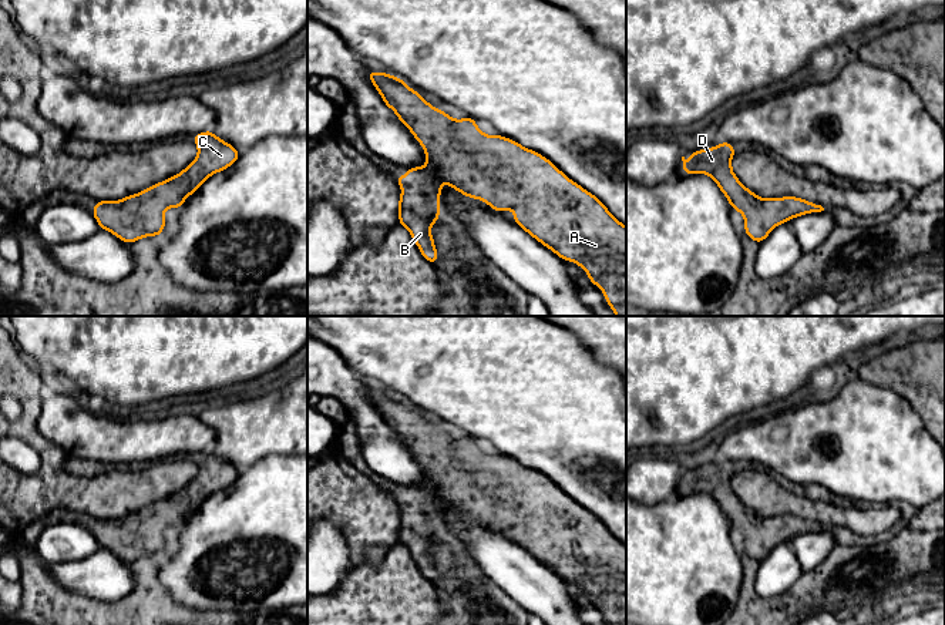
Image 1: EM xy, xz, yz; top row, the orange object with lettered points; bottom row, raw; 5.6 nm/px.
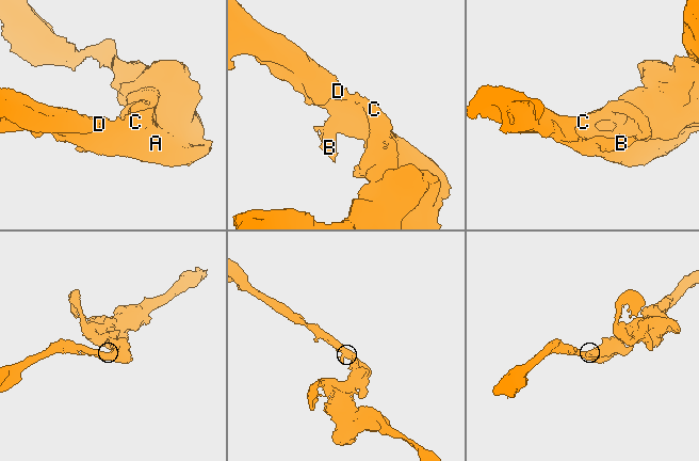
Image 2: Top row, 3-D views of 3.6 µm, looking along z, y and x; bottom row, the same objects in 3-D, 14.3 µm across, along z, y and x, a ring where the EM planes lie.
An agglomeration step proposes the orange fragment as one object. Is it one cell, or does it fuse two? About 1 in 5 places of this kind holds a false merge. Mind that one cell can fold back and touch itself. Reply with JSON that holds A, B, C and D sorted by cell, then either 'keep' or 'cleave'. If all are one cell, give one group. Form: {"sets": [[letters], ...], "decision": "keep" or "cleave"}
{"sets": [["A", "B", "C", "D"]], "decision": "keep"}

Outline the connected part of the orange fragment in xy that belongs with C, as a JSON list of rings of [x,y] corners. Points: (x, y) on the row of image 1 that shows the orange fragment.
[[[211,130],[192,138],[198,155],[179,174],[120,201],[95,201],[91,214],[100,228],[125,243],[161,235],[167,224],[162,214],[165,209],[179,209],[211,175],[229,168],[241,157],[233,145],[218,138]]]

